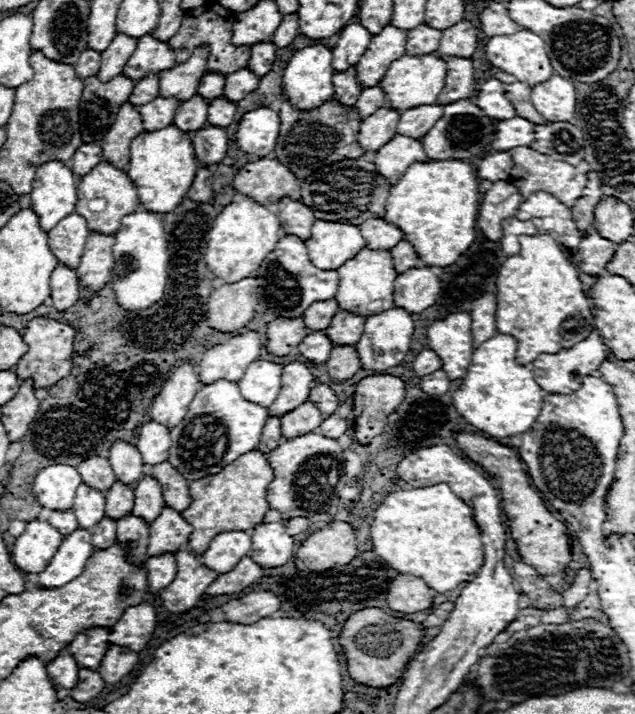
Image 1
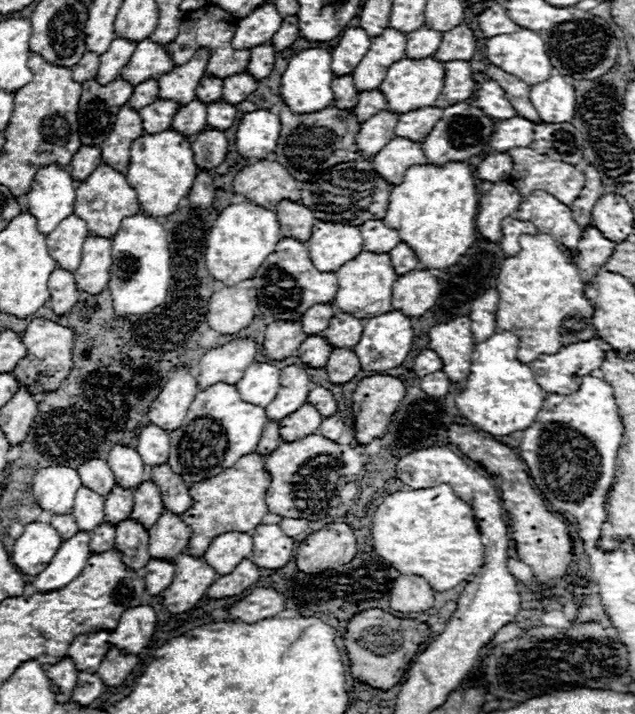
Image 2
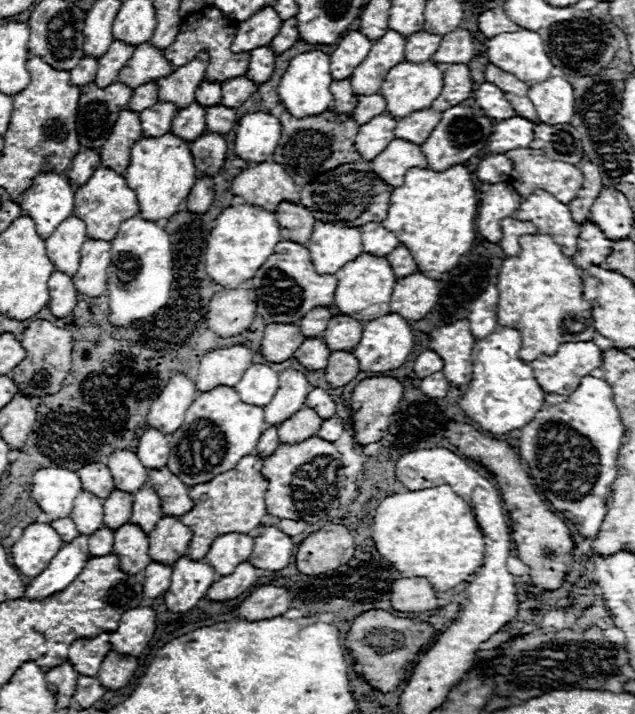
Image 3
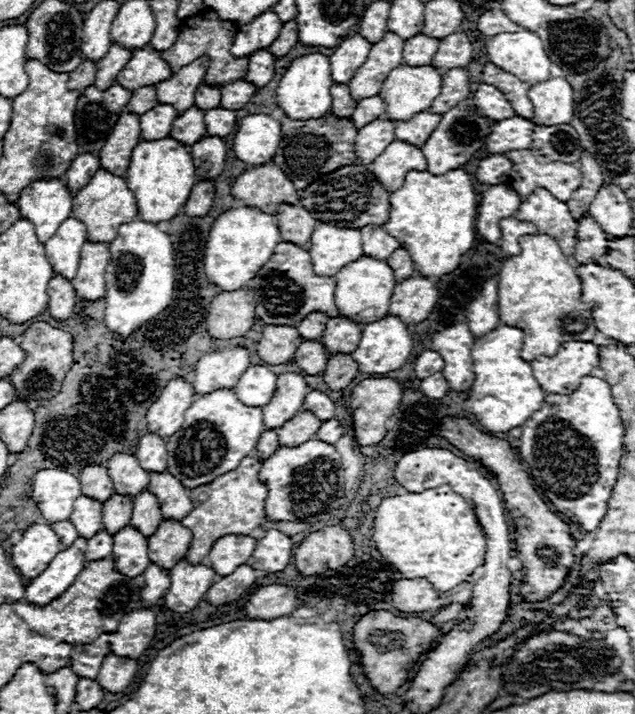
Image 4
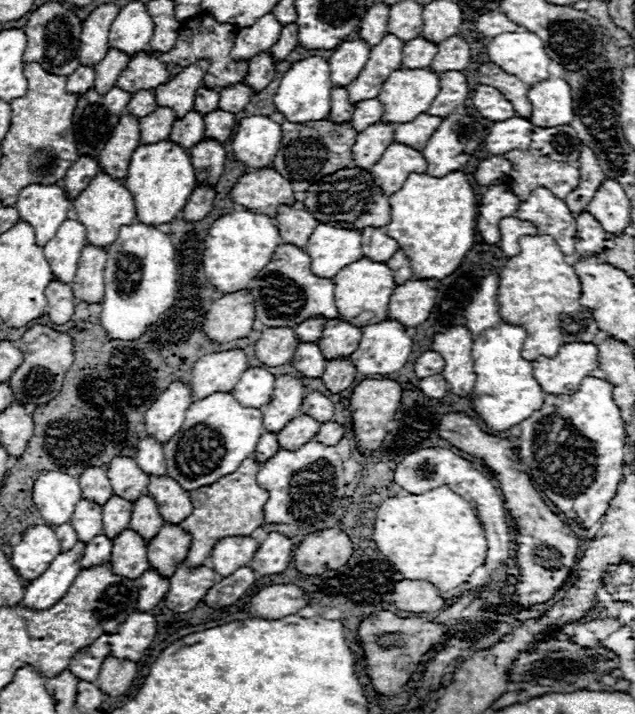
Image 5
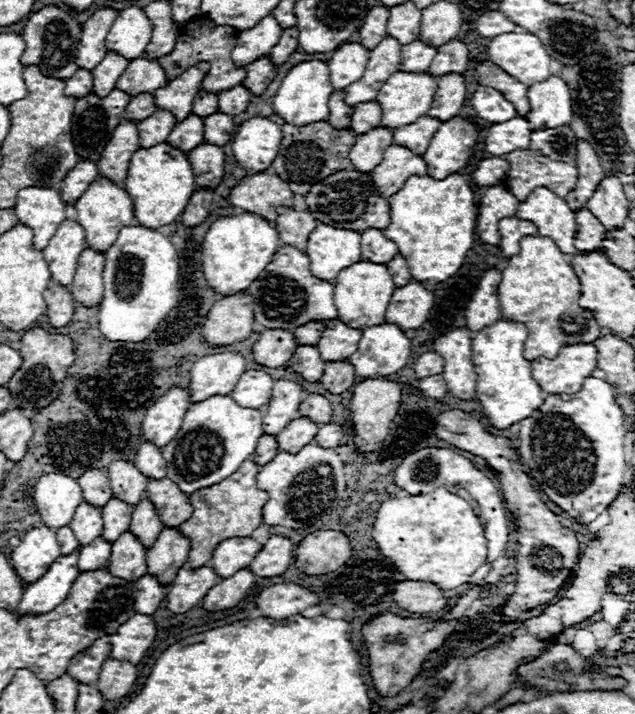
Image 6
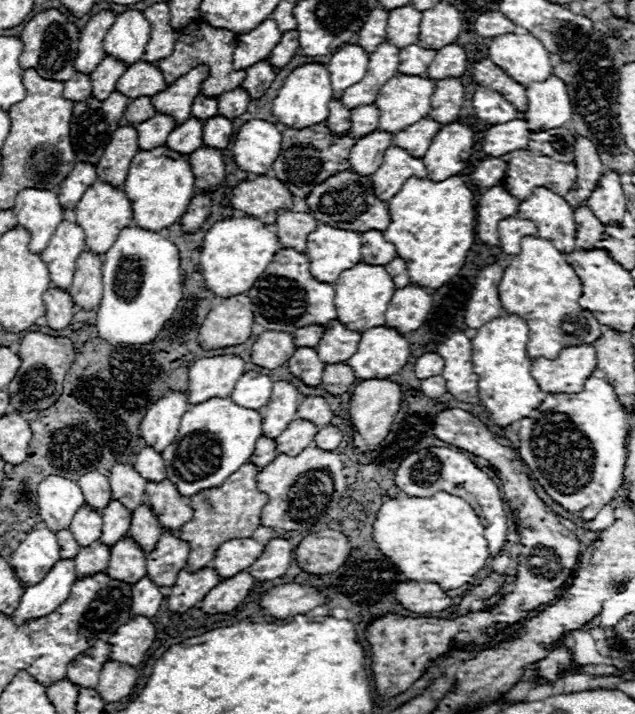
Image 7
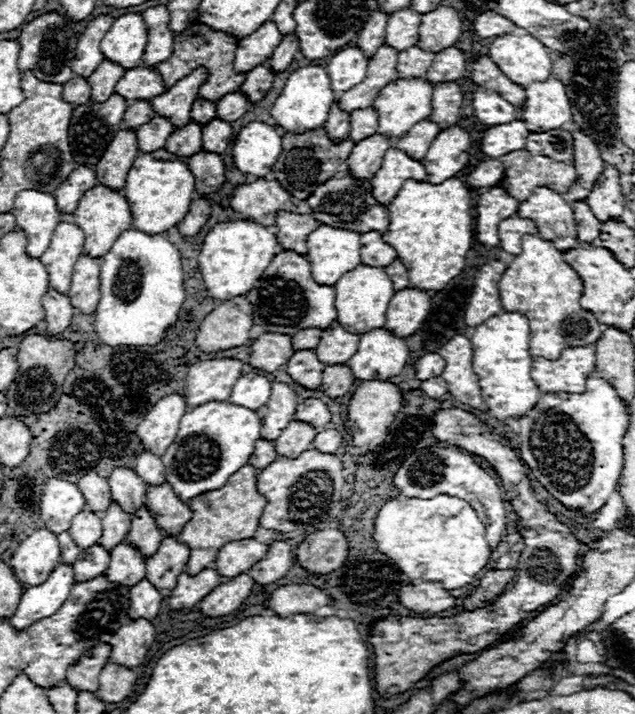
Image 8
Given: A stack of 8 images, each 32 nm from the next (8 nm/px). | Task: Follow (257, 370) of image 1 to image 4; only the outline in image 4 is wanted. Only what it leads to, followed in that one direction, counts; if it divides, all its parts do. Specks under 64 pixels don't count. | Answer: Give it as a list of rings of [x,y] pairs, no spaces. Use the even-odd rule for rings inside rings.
[[[250,366],[238,380],[234,392],[242,404],[256,408],[266,406],[274,396],[276,380],[278,376],[270,372],[266,366]]]

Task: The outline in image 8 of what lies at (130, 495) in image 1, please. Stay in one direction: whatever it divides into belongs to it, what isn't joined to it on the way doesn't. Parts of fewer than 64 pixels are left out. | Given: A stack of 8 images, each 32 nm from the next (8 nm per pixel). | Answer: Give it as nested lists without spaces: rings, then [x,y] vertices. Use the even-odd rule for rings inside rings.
[[[116,502],[110,504],[108,512],[104,512],[102,518],[102,536],[100,536],[100,546],[104,546],[108,552],[114,550],[120,542],[126,540],[130,532],[130,514],[122,512]]]

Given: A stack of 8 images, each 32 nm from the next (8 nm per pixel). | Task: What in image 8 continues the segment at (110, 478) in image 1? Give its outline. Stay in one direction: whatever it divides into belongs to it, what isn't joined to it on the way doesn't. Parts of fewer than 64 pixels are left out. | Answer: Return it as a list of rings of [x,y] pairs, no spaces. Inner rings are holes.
[[[96,474],[84,476],[84,478],[80,478],[78,488],[80,488],[80,492],[84,492],[86,508],[90,512],[102,514],[102,512],[108,510],[112,500],[110,500],[110,488],[108,488],[108,480],[106,478],[100,478]]]

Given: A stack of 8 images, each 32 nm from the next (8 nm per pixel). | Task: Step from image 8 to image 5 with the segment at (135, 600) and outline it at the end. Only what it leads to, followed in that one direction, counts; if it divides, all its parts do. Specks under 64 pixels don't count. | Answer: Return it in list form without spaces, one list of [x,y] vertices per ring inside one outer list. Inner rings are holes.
[[[152,570],[144,572],[144,576],[140,576],[136,608],[140,612],[152,612],[158,606],[158,602],[166,596],[168,584],[170,582],[164,580],[164,578],[160,578],[156,572],[152,572]]]

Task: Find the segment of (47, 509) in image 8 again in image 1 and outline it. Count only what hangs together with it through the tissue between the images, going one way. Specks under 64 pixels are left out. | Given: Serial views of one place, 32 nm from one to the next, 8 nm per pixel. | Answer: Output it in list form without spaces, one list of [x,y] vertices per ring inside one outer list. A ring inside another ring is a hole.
[[[54,464],[42,468],[34,476],[34,496],[40,506],[50,510],[70,510],[74,504],[76,488],[82,484],[80,474],[76,480],[76,468],[68,468],[64,464]]]

